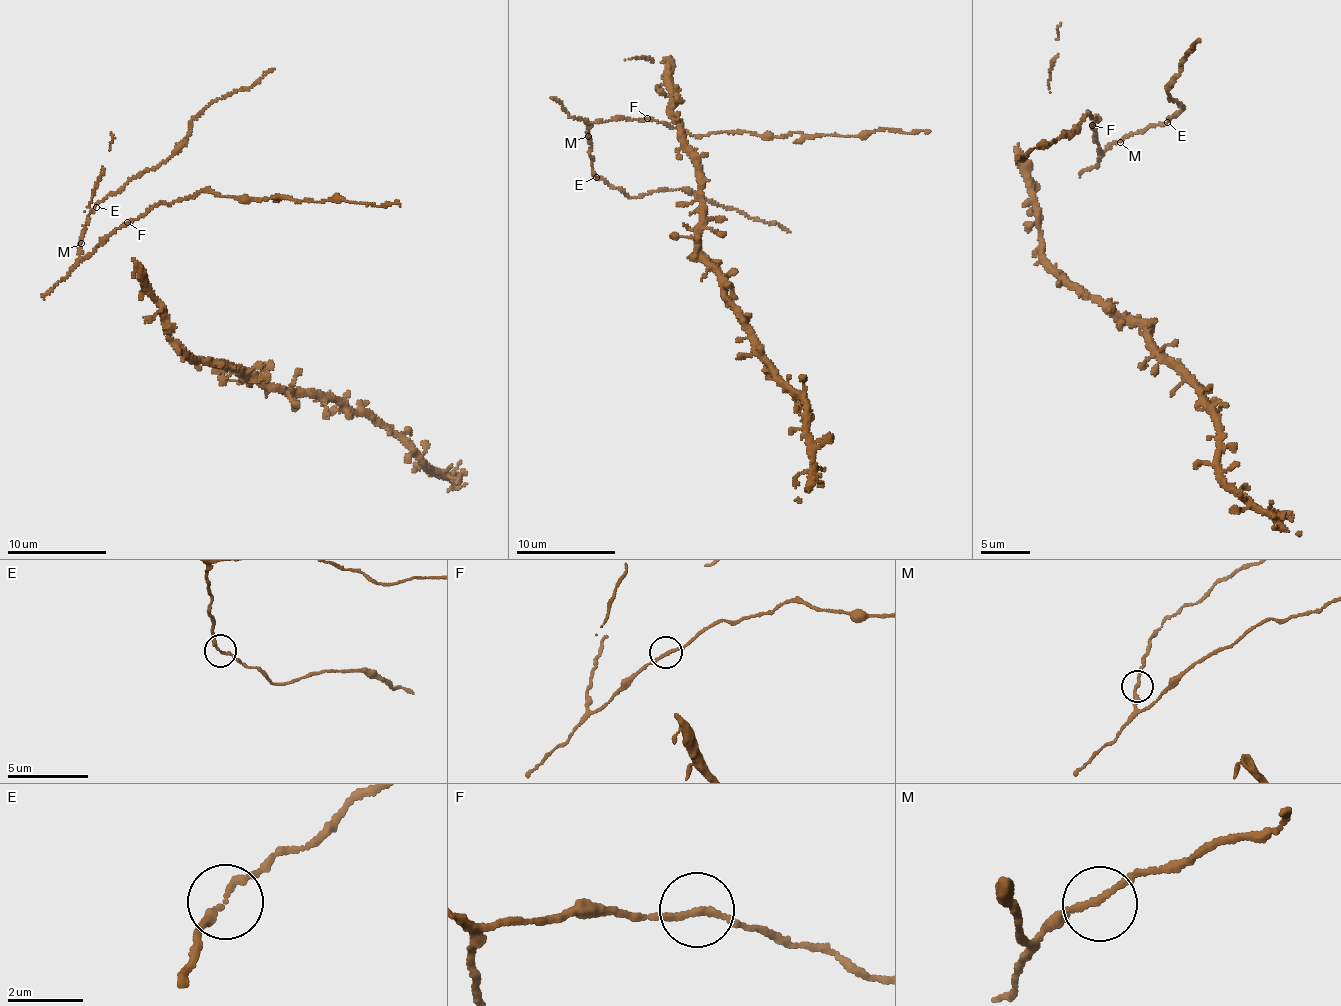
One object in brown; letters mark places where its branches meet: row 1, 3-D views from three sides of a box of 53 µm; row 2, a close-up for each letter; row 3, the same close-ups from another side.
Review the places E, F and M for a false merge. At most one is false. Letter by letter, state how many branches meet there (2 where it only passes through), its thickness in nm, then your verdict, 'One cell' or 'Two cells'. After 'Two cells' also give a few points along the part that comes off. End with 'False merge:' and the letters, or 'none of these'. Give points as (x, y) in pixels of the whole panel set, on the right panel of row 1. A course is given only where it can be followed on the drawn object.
E: Branches: 2. Thickness 170 nm. One cell
F: Branches: 2. Thickness 180 nm. One cell
M: Branches: 2. Thickness 160 nm. One cell
False merge: none of these

